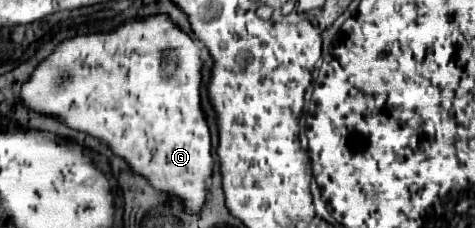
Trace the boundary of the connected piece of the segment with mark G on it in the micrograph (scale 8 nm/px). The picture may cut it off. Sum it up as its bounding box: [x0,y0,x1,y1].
[22,16,212,212]

